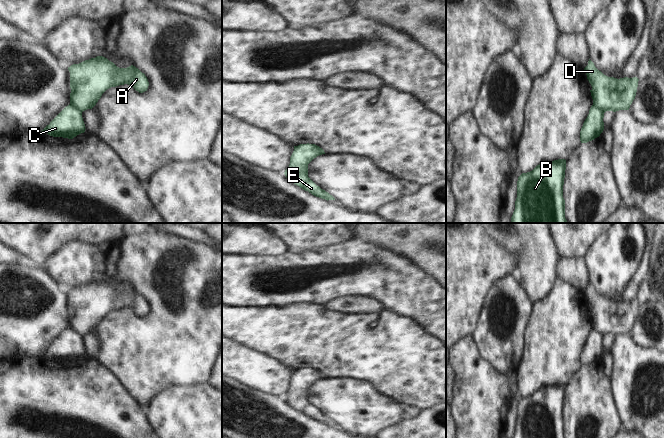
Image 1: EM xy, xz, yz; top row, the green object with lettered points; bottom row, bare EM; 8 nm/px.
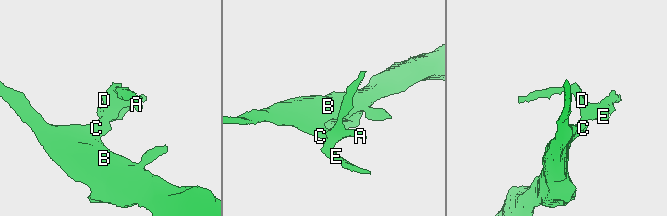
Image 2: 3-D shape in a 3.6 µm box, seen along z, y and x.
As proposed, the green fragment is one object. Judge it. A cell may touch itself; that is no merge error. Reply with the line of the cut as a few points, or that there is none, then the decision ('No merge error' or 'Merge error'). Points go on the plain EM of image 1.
Split along xy (70, 327), (81, 336). Merge error

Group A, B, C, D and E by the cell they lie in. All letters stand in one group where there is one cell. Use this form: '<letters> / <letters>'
A D E / B C

